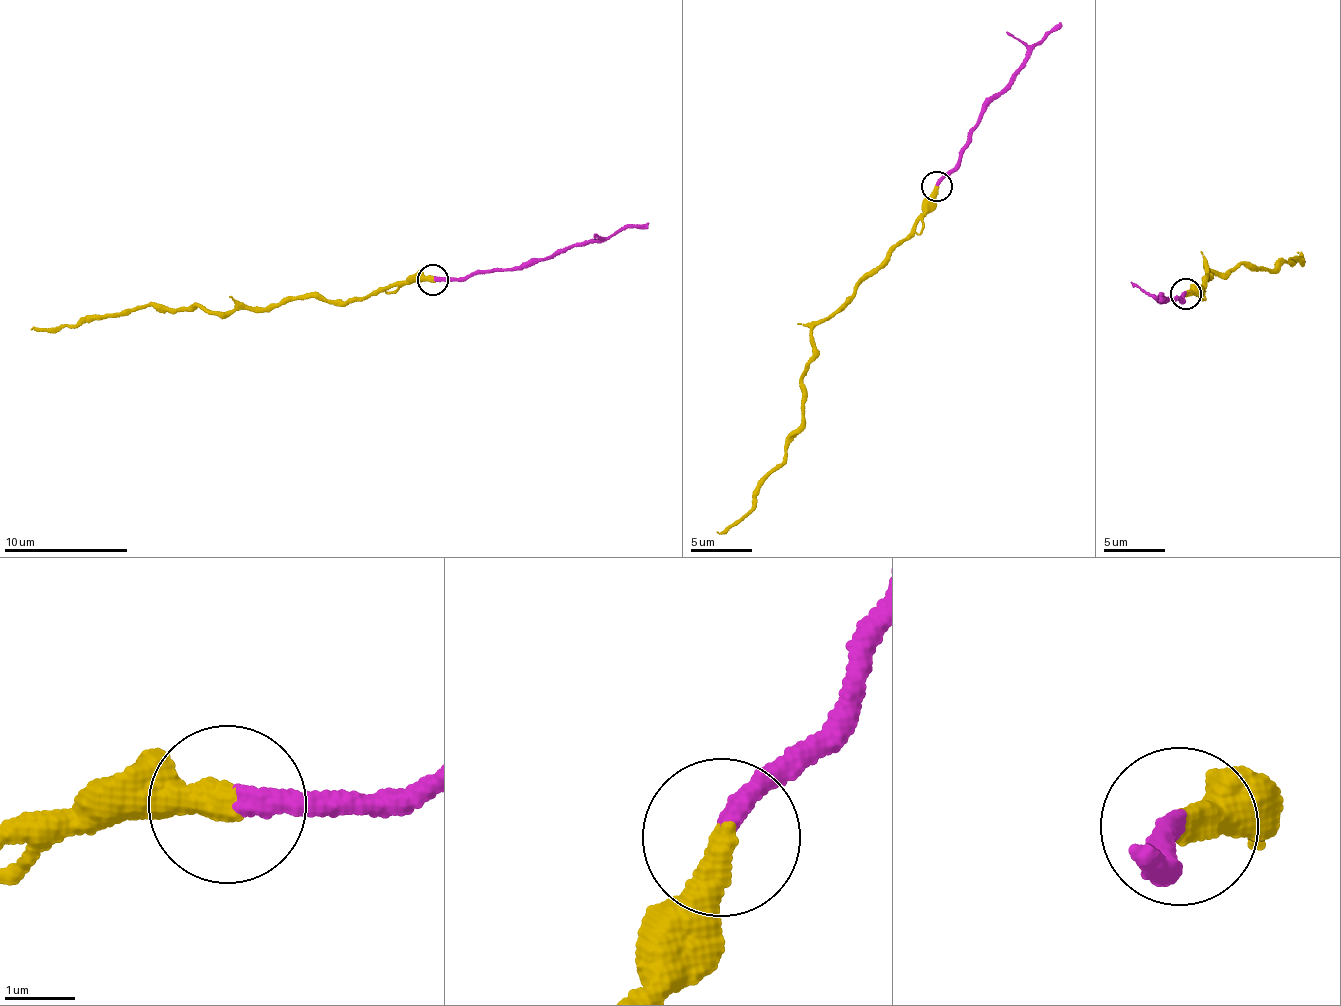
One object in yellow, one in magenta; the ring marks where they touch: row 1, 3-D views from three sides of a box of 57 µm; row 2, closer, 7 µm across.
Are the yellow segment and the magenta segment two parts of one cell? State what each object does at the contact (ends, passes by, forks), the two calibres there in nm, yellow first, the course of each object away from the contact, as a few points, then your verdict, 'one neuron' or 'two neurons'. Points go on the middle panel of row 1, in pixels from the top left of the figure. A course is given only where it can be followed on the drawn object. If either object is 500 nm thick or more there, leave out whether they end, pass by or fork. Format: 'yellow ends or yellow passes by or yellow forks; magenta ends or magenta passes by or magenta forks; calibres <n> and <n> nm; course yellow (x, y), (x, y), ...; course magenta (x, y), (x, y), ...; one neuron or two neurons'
yellow ends; magenta ends; calibres 420 and 280 nm; course yellow (936, 185), (906, 239), (891, 245), (838, 309), (816, 324), (801, 429), (744, 517), (717, 530); course magenta (936, 185), (955, 164), (994, 98), (1012, 87), (1032, 46), (1043, 44), (1060, 20); one neuron

